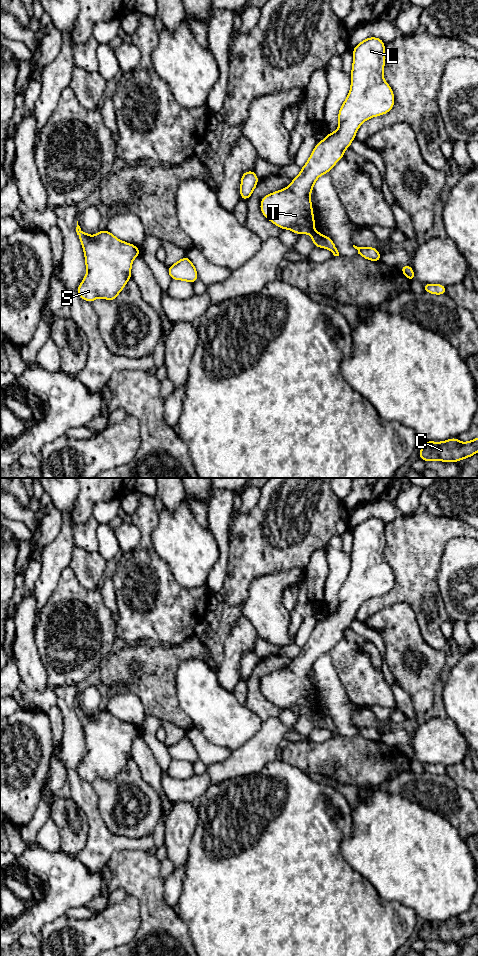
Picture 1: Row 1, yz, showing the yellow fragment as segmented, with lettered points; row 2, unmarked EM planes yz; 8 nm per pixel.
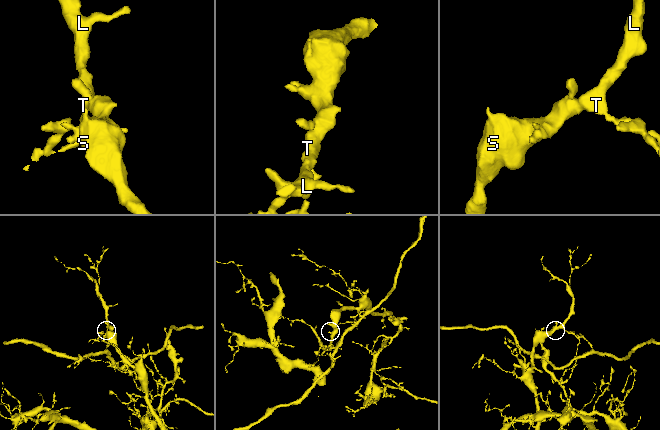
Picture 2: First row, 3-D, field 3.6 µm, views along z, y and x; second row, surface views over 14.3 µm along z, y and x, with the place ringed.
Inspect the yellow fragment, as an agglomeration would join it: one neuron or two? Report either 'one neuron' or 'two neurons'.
two neurons

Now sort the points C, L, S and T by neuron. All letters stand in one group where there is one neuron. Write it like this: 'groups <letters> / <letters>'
groups C / L S T

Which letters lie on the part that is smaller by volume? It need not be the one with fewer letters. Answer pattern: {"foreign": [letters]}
{"foreign": ["C"]}

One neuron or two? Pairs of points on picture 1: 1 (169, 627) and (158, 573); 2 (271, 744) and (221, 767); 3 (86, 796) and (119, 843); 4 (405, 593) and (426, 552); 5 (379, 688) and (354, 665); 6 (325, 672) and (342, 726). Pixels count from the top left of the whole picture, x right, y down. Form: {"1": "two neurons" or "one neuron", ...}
{"1": "one neuron", "2": "one neuron", "3": "one neuron", "4": "one neuron", "5": "one neuron", "6": "one neuron"}

